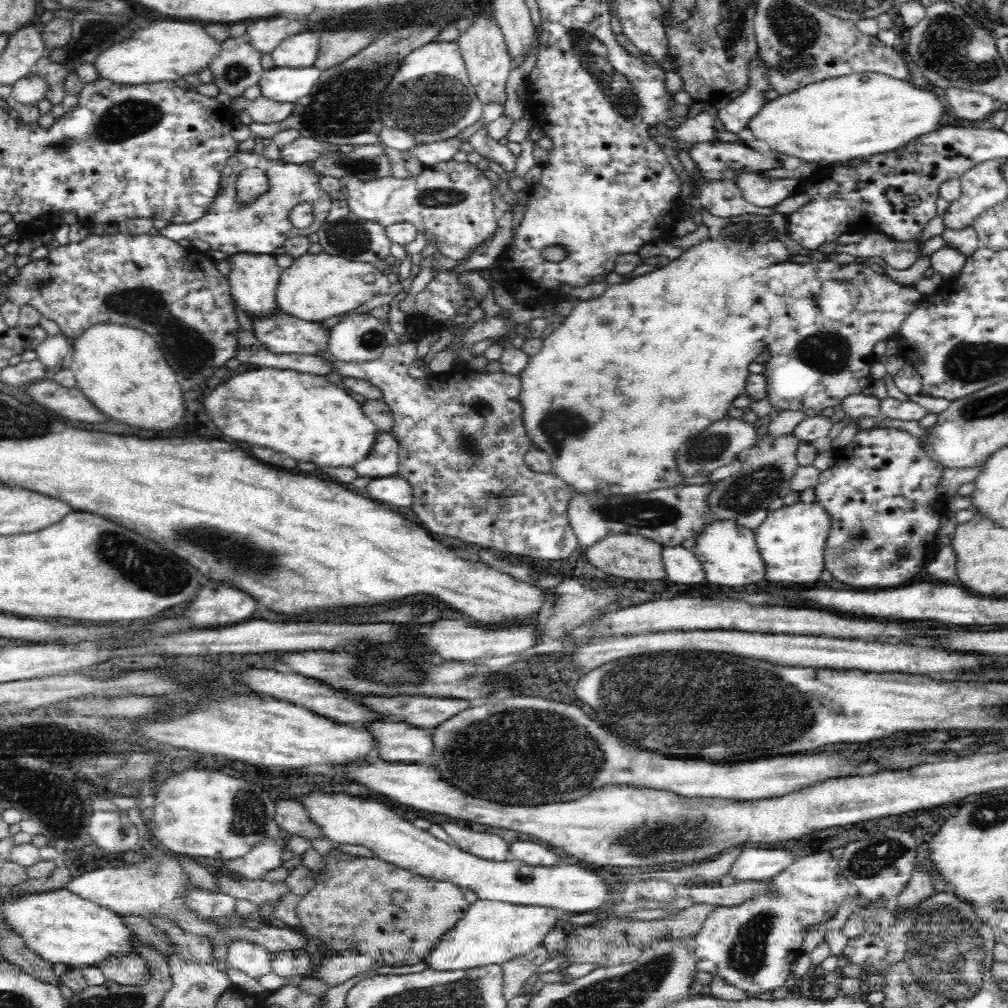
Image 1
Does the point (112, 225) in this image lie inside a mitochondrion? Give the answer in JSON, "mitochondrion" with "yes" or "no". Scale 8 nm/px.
{"mitochondrion":"no"}

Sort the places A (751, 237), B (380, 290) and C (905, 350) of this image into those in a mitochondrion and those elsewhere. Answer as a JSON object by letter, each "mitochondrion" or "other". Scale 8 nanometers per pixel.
{"A":"other","B":"other","C":"other"}

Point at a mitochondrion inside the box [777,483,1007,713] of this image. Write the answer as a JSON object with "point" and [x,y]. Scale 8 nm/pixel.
{"point":[852,535]}

